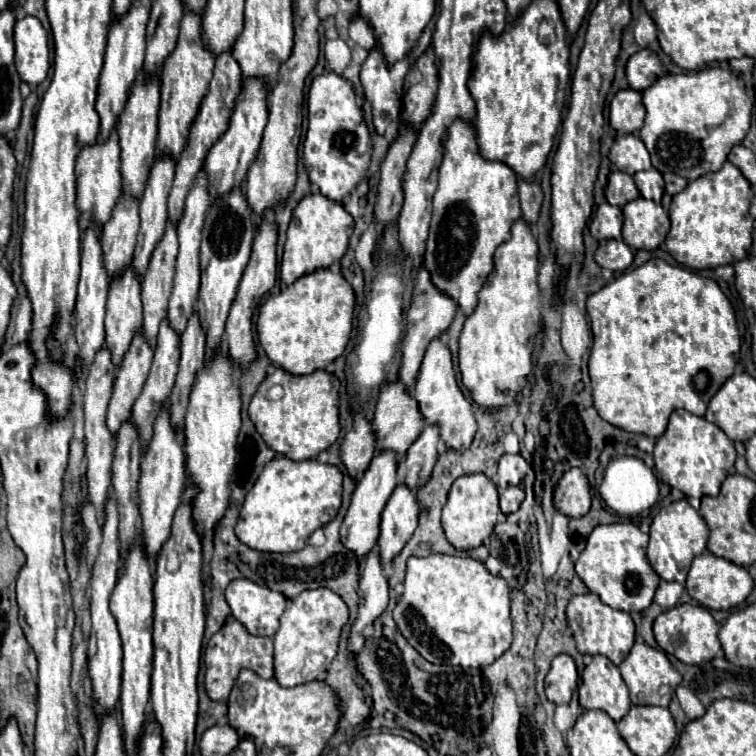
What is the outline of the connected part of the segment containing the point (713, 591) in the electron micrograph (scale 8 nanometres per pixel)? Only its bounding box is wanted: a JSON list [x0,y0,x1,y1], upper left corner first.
[686,552,754,610]

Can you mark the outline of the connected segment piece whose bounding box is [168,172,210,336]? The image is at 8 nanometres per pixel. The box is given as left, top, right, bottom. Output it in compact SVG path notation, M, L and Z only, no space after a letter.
M200 172L196 178L194 188L190 190L186 198L186 208L184 216L178 224L178 242L180 242L180 252L176 260L176 276L174 276L174 290L170 296L170 306L168 306L168 322L170 328L180 336L186 330L188 318L194 314L196 300L198 300L198 288L200 288L200 240L202 240L202 222L204 214L210 206L210 194L208 194L208 182L206 174Z

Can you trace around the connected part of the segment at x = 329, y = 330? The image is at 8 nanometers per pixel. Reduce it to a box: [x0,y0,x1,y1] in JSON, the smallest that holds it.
[258,268,354,374]

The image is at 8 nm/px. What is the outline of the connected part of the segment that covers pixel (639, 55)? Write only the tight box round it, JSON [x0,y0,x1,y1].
[626,48,662,92]

